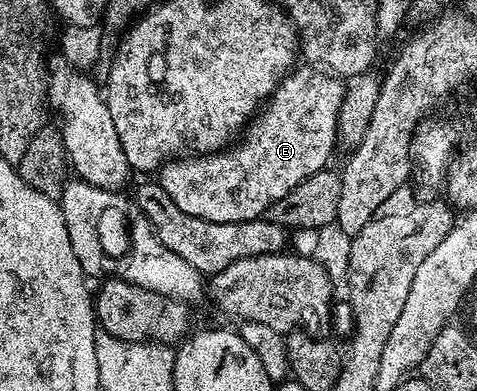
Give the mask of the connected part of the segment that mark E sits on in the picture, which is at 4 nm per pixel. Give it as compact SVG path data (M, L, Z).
M298 67L287 73L286 78L284 78L284 80L276 87L276 91L270 97L270 100L265 102L262 108L254 114L237 143L231 144L229 147L213 155L187 155L168 161L162 166L160 170L160 176L162 176L160 177L160 183L164 187L164 191L168 191L172 203L176 203L176 207L180 207L180 211L184 211L196 219L204 219L205 221L211 221L212 223L256 221L265 214L266 208L269 205L276 203L276 199L288 195L288 191L292 191L292 187L296 187L301 181L308 179L316 171L325 169L331 164L330 156L333 155L334 149L336 150L336 142L338 140L338 117L342 114L342 103L346 100L346 85L329 71L323 71L318 67L306 68L310 69L301 69L301 67Z

